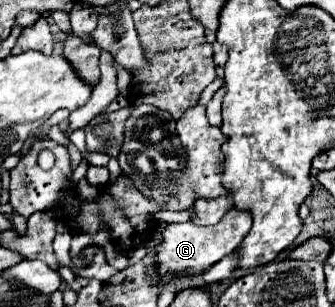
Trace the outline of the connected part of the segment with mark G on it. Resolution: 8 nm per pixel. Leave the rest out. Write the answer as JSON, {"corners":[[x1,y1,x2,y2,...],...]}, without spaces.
{"corners":[[231,209,227,211,217,225,197,225,193,221,187,223,173,223,167,225,163,231,163,243,157,247,157,263,159,273,163,277,173,277,179,273,195,275,205,269,209,269,213,263,217,263,221,257,231,253,245,237,245,233,251,229,251,213]]}

